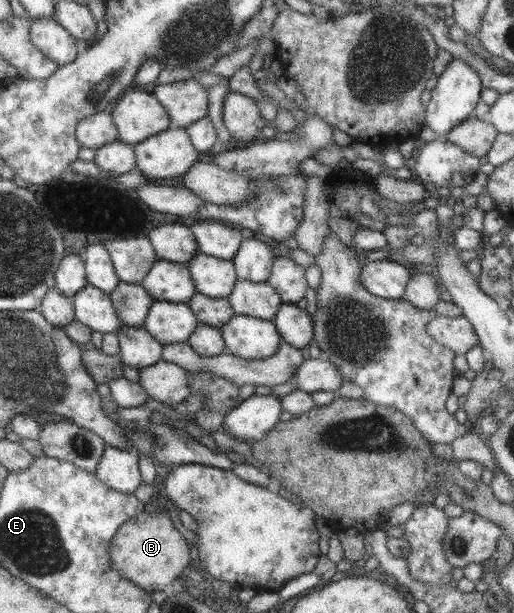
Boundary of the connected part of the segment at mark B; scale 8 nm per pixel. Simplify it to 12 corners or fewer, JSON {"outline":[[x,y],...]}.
{"outline":[[164,512],[127,519],[111,570],[147,592],[188,572],[189,547]]}

